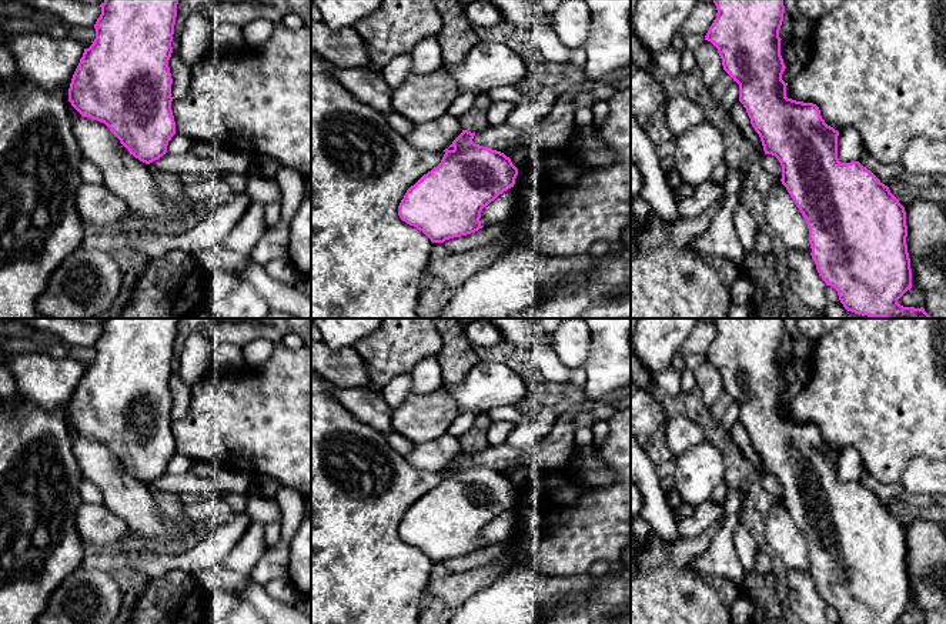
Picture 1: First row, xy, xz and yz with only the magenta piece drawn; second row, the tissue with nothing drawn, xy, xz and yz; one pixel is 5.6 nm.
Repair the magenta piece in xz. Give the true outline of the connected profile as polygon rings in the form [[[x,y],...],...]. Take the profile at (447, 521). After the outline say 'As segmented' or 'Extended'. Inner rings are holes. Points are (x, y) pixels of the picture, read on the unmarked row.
[[[462,450],[451,468],[444,470],[441,483],[411,505],[398,525],[400,538],[417,547],[432,563],[444,563],[482,548],[482,528],[515,504],[518,488],[511,478],[501,471],[475,464],[474,456],[475,453]]]. As segmented

